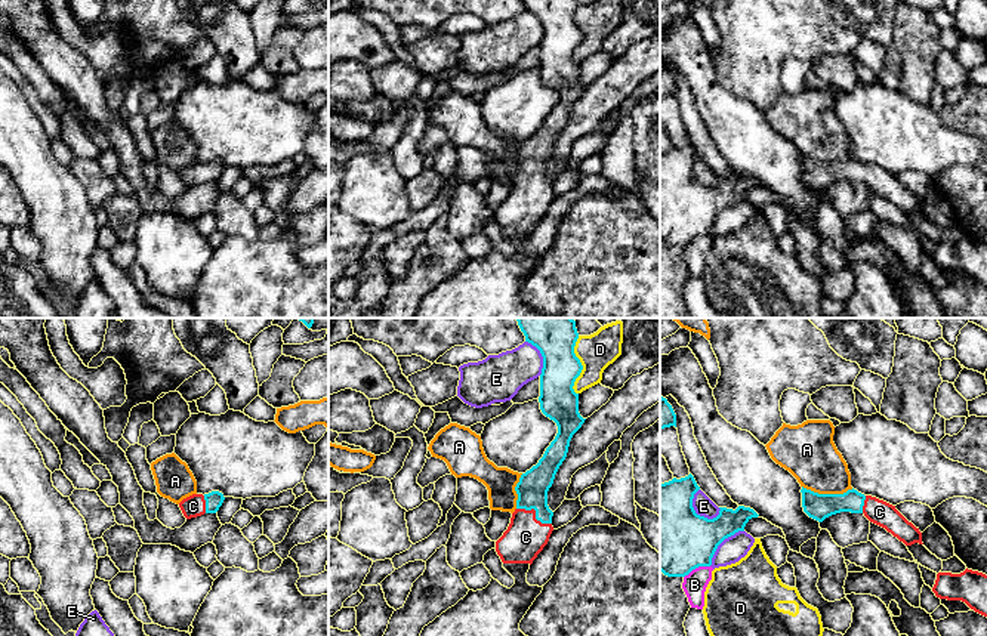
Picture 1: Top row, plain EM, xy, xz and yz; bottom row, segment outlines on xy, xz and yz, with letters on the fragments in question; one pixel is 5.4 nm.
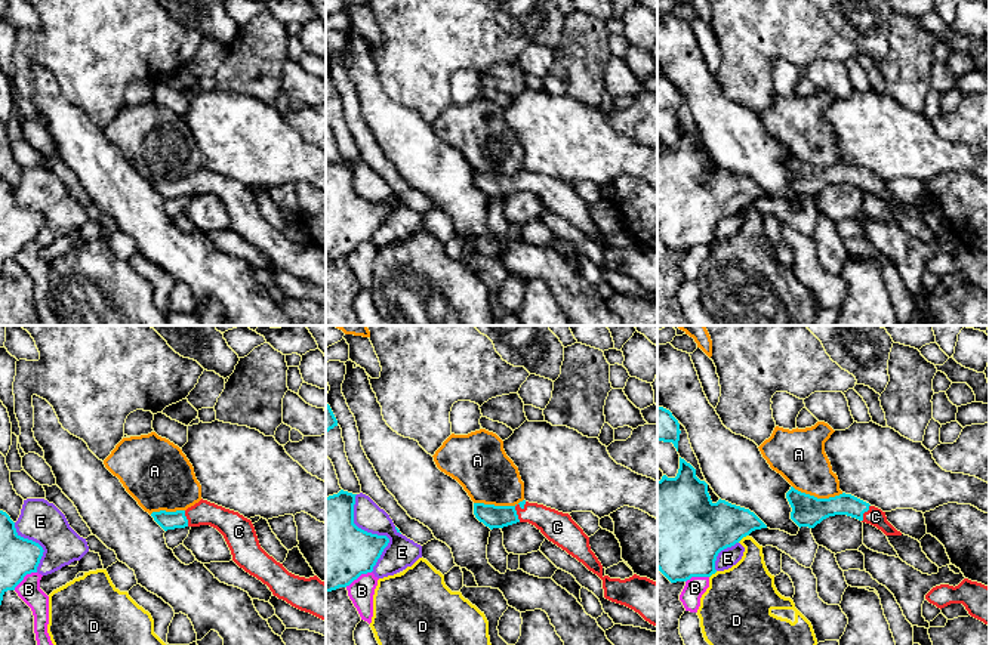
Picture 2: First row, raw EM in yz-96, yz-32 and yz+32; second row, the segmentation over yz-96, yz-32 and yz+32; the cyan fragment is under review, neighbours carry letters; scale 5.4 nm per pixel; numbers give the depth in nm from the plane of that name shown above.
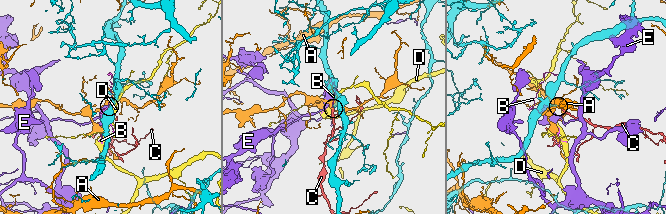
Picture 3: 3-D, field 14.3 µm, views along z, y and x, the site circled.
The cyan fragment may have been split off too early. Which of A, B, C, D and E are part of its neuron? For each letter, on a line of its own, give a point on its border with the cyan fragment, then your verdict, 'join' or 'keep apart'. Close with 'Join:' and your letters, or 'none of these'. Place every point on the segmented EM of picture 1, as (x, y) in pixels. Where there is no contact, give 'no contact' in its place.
A: meets cyan in yz at (827, 494); keep apart
B: meets cyan in yz at (696, 567); keep apart
C: meets cyan in xz at (536, 513); join
D: meets cyan in xz at (582, 366); keep apart
E: meets cyan in yz at (693, 509); keep apart
Join: C

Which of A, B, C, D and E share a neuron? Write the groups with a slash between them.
A / B / C / D / E

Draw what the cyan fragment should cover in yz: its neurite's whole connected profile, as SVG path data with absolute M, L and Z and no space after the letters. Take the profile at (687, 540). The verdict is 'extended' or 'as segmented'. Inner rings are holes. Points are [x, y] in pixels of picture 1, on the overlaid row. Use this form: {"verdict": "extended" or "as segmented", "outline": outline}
{"verdict": "as segmented", "outline": "M691 473L660 484L660 571L667 577L685 577L698 566L710 566L718 546L735 532L744 531L746 524L759 516L744 506L735 510L719 507L719 515L713 519L700 516L693 507L693 498L698 490Z"}

